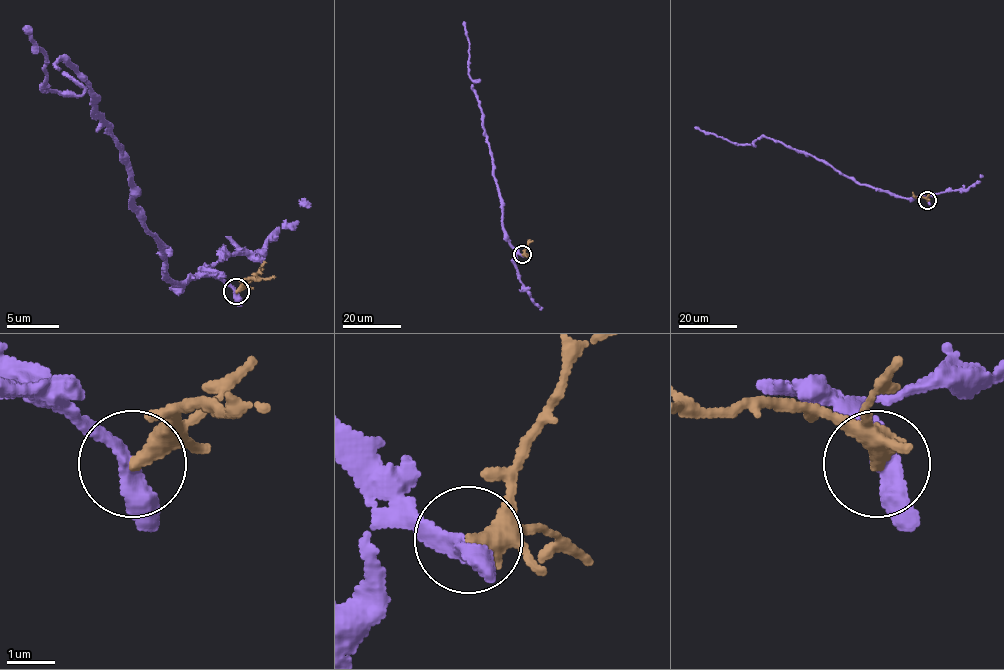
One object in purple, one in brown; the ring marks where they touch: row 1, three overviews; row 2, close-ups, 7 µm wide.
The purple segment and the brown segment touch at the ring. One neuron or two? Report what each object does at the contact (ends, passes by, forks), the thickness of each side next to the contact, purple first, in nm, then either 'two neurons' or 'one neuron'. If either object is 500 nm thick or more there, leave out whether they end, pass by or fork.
purple passes by; brown ends; calibres 340 and 420 nm; two neurons

